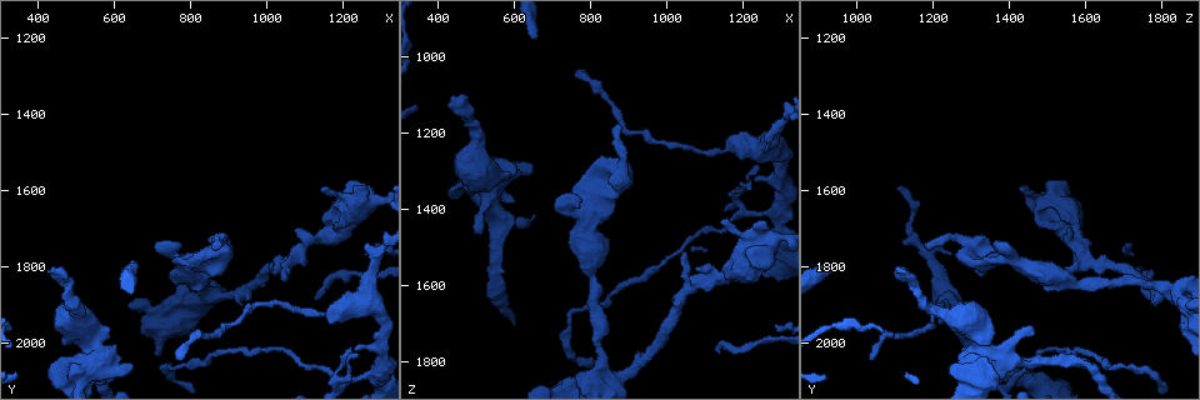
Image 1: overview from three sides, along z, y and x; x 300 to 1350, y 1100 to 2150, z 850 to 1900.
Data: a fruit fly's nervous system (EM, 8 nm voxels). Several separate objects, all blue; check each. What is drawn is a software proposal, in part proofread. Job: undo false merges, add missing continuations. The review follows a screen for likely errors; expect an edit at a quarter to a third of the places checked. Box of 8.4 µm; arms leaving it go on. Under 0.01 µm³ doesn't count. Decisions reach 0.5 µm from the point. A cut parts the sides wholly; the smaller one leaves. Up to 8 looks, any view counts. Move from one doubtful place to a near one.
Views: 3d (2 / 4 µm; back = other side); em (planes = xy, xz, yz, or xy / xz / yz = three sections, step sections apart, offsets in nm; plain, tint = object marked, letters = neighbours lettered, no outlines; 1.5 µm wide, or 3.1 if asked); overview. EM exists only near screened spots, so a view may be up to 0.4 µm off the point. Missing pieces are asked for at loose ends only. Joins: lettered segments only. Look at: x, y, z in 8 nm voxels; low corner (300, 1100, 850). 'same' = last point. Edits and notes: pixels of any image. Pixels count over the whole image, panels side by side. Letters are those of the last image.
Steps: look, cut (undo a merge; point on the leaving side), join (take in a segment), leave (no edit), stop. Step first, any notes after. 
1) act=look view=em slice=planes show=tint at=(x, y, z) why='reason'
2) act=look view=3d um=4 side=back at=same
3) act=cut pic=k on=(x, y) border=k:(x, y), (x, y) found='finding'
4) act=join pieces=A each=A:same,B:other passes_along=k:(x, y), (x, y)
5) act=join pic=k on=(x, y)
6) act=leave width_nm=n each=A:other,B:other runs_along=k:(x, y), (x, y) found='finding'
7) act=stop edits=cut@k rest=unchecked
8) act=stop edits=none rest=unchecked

act=look view=em slice=yz step=8 show=tint at=(655, 1785, 955) why='an open end'

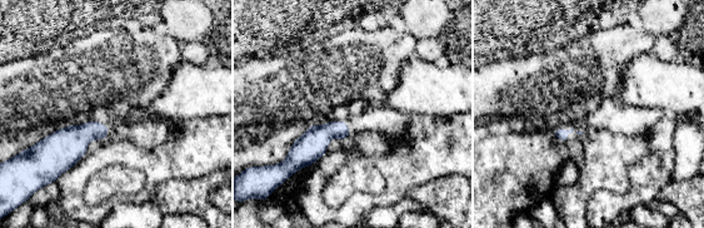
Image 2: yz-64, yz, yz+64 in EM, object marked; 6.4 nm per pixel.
act=look view=em slice=yz step=8 show=letters at=same why='see the neighbours'

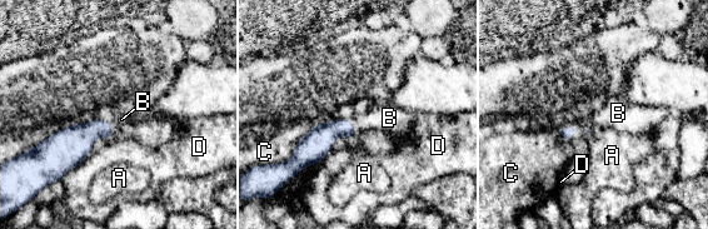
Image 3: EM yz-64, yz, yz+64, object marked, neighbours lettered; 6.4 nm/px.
act=join pieces=B each=A:other,B:same,C:other,D:other passes_along=3:(318, 143), (353, 127), (389, 118) found='it goes on there'

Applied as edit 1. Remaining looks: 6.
act=look view=overview

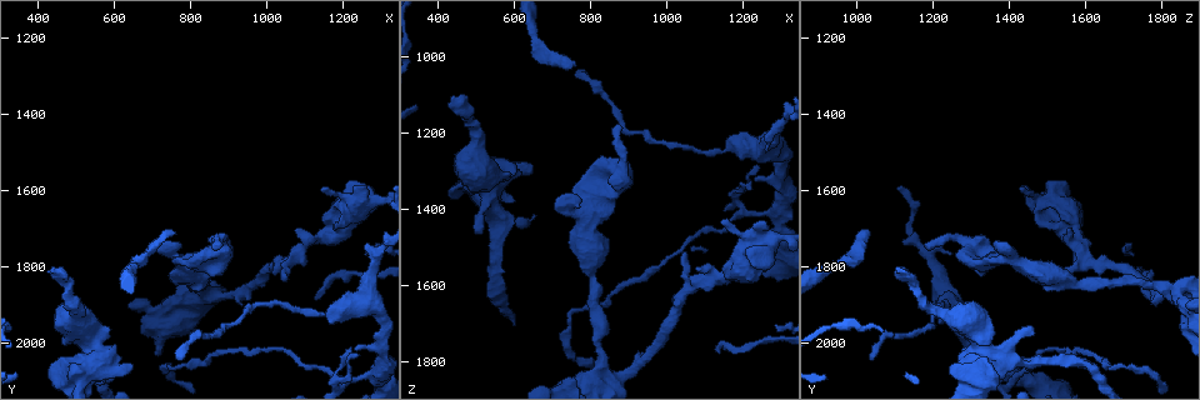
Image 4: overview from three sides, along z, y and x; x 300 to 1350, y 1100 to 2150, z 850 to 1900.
act=look view=3d um=4 at=(440, 1805, 1100) why='an open end'

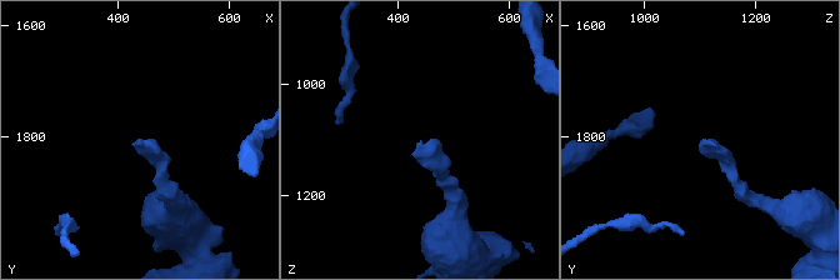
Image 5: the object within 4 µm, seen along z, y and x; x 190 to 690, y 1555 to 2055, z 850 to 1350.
act=look view=em slice=yz step=8 show=tint at=(430, 1815, 1100)

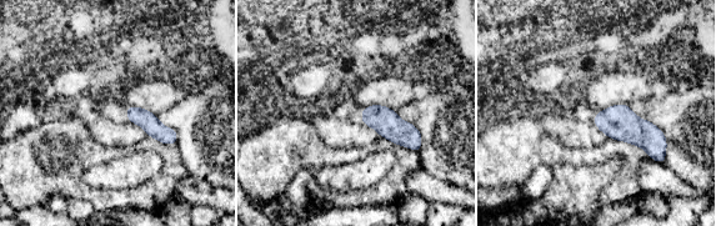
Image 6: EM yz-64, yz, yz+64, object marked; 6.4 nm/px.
act=look view=em slice=planes show=letters at=same why='cut it another way'

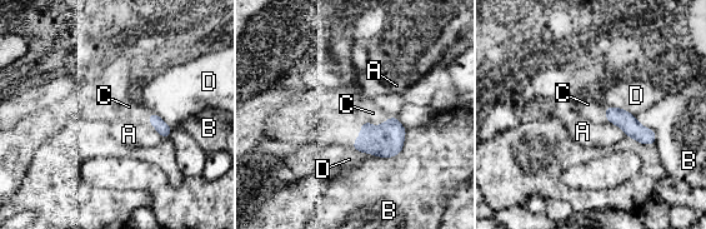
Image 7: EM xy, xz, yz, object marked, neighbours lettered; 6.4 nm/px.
act=leave longest_contact=C:360nm each=A:other,B:other,C:other,D:other border=7:(395, 114), (364, 122), (350, 144) found='no lettered segment goes on from it'

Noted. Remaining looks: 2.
act=look view=em slice=xy step=4 show=tint at=(1135, 1885, 1770) why='end of a long branch'

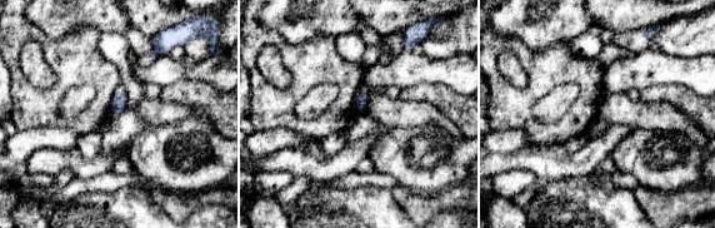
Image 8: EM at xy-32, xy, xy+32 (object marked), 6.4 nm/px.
act=look view=em slice=planes show=letters at=same why='cut it another way'

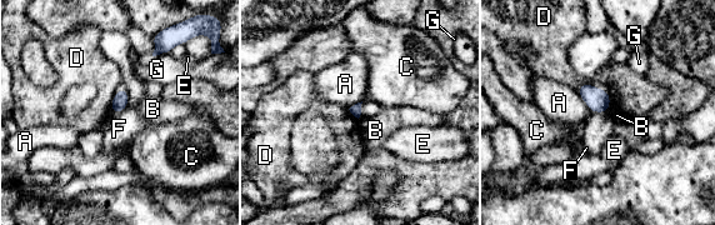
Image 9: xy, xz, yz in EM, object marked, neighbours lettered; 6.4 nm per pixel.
act=leave each=A:other,B:other,C:other,D:other,E:other,F:other,G:other border=9:(124, 88), (128, 105), (111, 114) found='none of them fits'

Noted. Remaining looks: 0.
act=stop edits=join@3 rest=unchecked

